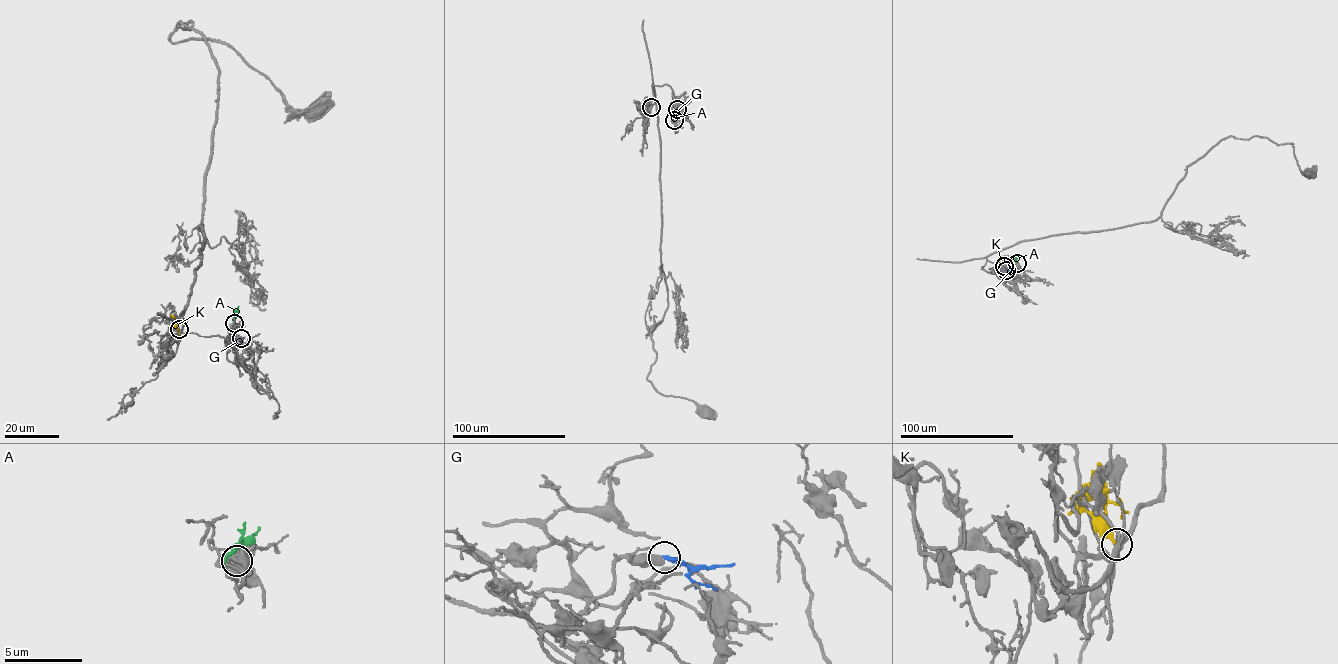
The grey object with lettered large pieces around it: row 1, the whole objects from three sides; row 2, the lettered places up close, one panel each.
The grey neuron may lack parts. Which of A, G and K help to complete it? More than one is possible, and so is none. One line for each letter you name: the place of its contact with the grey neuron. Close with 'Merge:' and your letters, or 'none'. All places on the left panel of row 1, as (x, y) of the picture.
A: (234, 323)
G: (241, 338)
Merge: A, G

